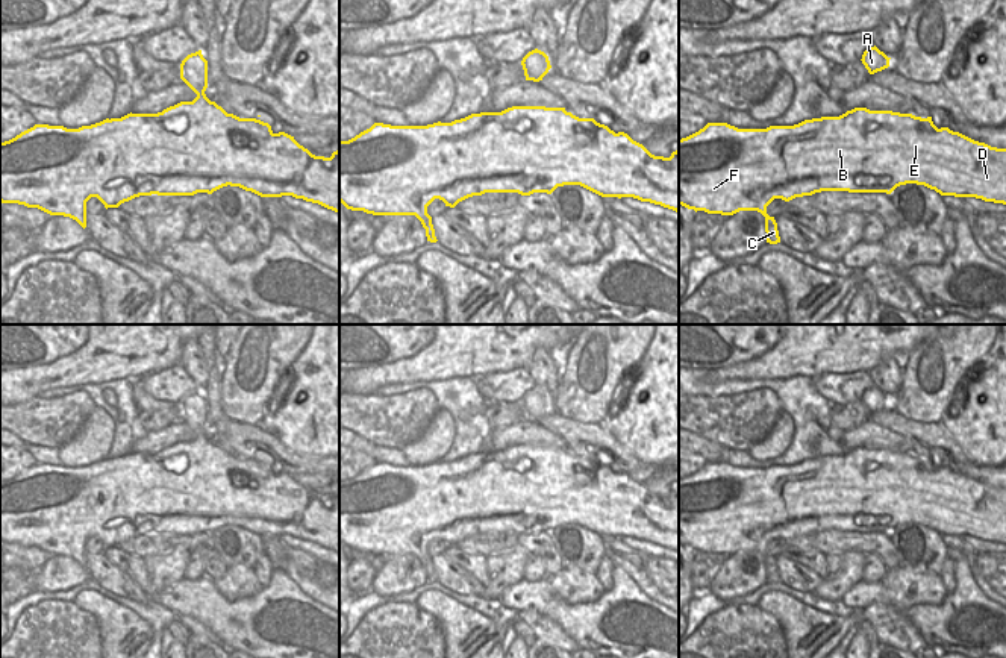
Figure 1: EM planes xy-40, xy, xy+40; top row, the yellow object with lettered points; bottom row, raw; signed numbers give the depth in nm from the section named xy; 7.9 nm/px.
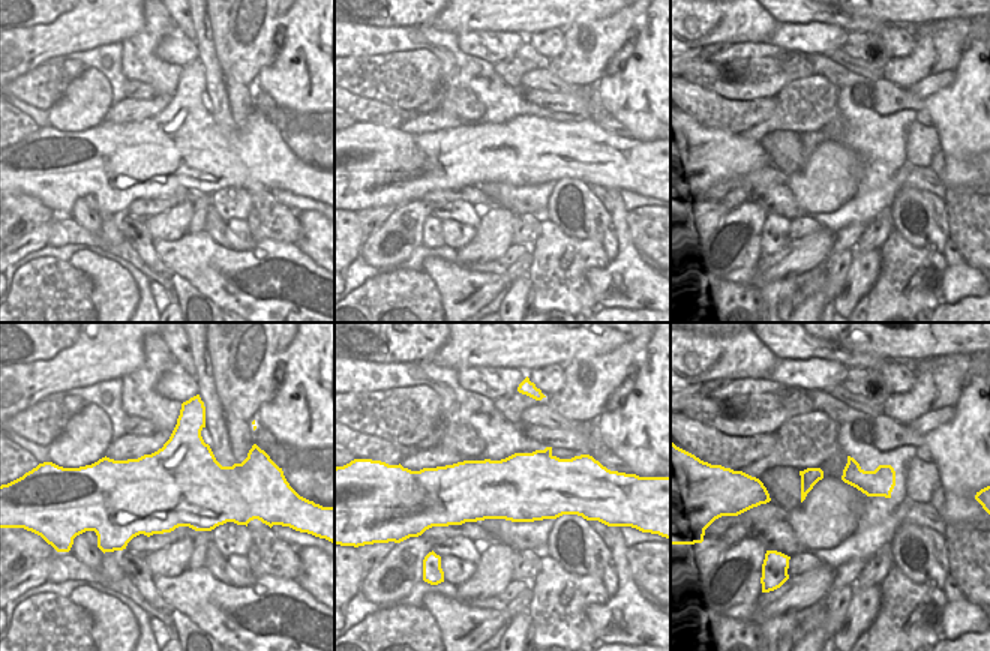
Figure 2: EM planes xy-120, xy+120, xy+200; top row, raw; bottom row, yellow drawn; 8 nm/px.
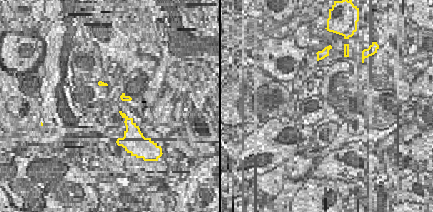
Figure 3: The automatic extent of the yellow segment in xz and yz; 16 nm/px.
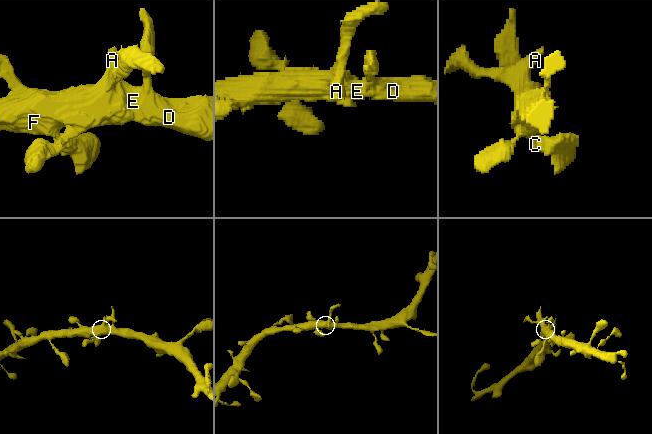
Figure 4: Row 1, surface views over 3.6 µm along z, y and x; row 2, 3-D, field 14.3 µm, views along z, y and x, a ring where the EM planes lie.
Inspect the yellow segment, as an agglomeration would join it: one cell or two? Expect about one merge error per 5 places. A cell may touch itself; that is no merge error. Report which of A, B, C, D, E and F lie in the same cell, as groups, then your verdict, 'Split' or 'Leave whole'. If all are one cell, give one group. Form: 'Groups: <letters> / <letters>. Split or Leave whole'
Groups: A B C D E F. Leave whole

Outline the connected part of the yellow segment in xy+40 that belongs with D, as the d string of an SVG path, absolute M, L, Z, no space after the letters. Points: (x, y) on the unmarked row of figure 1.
M867 447L767 468L708 462L679 479L679 544L721 555L758 550L765 556L770 584L780 582L777 562L767 553L774 538L789 541L821 531L891 534L906 523L924 525L941 535L1006 544L1006 488L974 481L948 467L938 468L932 456Z

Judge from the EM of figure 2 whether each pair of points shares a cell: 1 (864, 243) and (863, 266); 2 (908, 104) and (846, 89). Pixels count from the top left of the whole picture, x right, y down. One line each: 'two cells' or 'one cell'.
1: two cells
2: two cells

